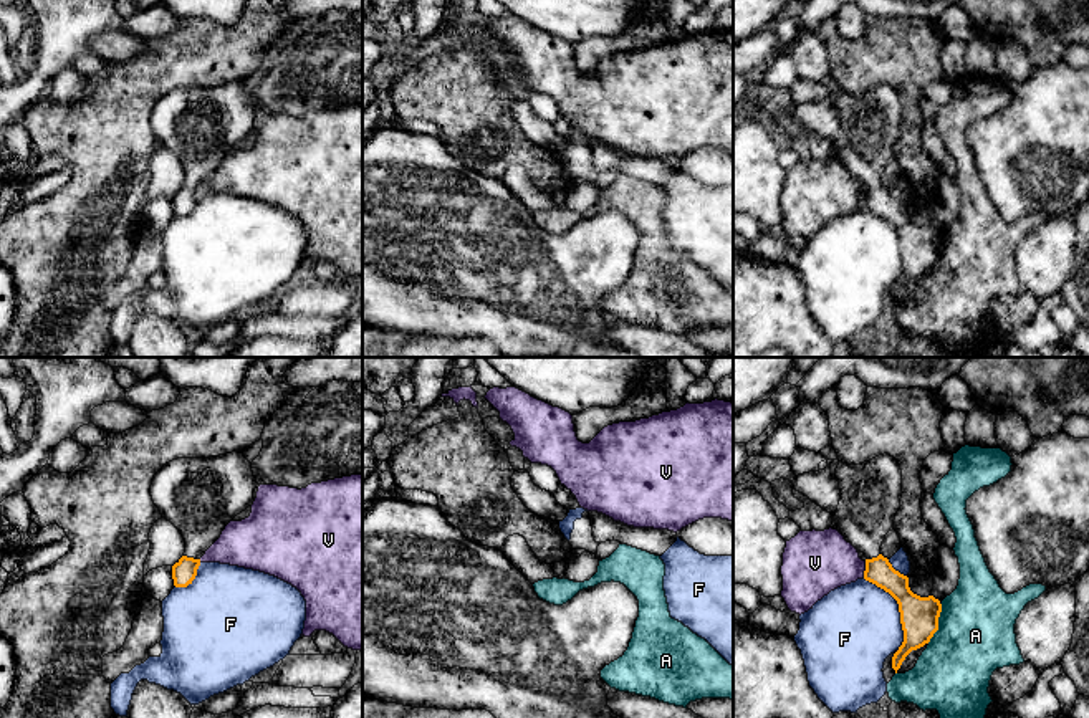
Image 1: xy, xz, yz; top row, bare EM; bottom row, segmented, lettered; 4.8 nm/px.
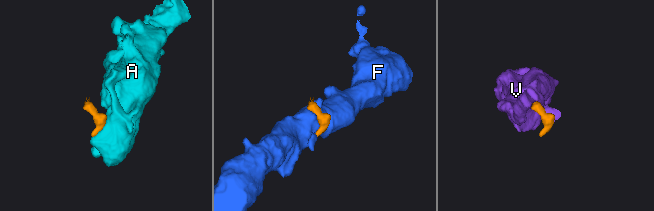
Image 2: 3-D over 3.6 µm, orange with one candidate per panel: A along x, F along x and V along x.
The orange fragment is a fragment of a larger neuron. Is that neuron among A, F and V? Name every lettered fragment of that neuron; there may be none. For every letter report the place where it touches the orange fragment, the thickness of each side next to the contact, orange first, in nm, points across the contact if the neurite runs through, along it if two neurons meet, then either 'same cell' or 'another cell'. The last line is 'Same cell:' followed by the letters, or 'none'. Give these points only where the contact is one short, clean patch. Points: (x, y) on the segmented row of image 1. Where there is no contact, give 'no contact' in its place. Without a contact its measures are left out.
A: contact yz (937, 622); calibres 190 and 380 nm; border yz (940, 603), (939, 629), (927, 642); another cell
F: contact yz (899, 609); calibres 190 and 420 nm; another cell
V: contact yz (866, 569); calibres 140 and 300 nm; border yz (866, 561), (863, 576); another cell
Same cell: none

